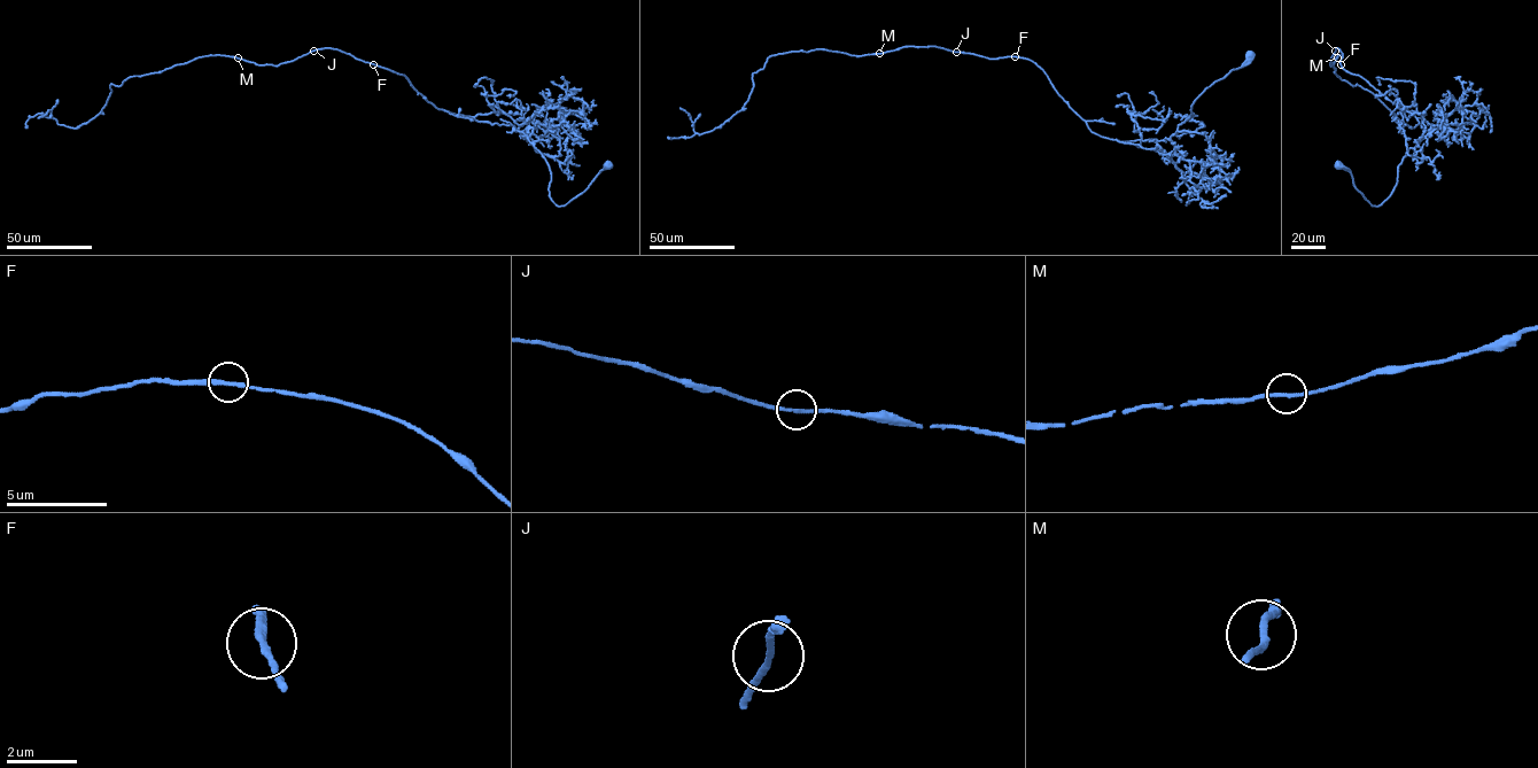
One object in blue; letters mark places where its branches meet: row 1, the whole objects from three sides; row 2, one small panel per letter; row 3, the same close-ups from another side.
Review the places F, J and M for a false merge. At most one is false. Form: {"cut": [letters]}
{"cut": []}

